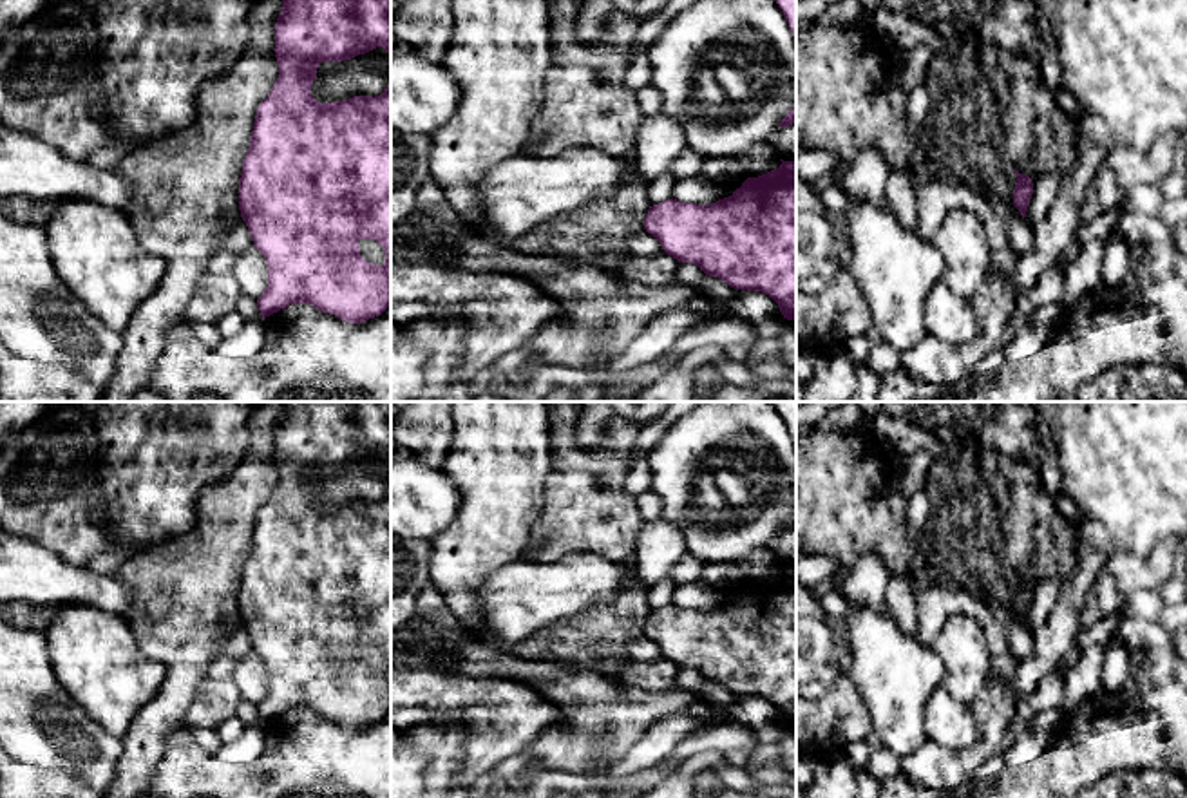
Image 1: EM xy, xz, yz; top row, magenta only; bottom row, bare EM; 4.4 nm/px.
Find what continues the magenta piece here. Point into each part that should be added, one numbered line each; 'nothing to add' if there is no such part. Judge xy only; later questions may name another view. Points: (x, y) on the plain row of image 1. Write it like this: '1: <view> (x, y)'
nothing to add

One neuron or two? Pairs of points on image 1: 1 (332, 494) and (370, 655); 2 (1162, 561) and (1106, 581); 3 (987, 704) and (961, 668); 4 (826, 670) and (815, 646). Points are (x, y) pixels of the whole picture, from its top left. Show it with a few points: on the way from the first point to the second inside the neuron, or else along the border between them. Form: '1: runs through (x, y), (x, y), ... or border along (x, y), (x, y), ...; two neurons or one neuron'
1: border along (360, 643), (359, 655), (371, 668); two neurons
2: runs through (1148, 572), (1126, 572), (1120, 578); one neuron
3: border along (988, 679), (970, 702); two neurons
4: runs through (820, 664), (815, 659), (815, 652); one neuron

